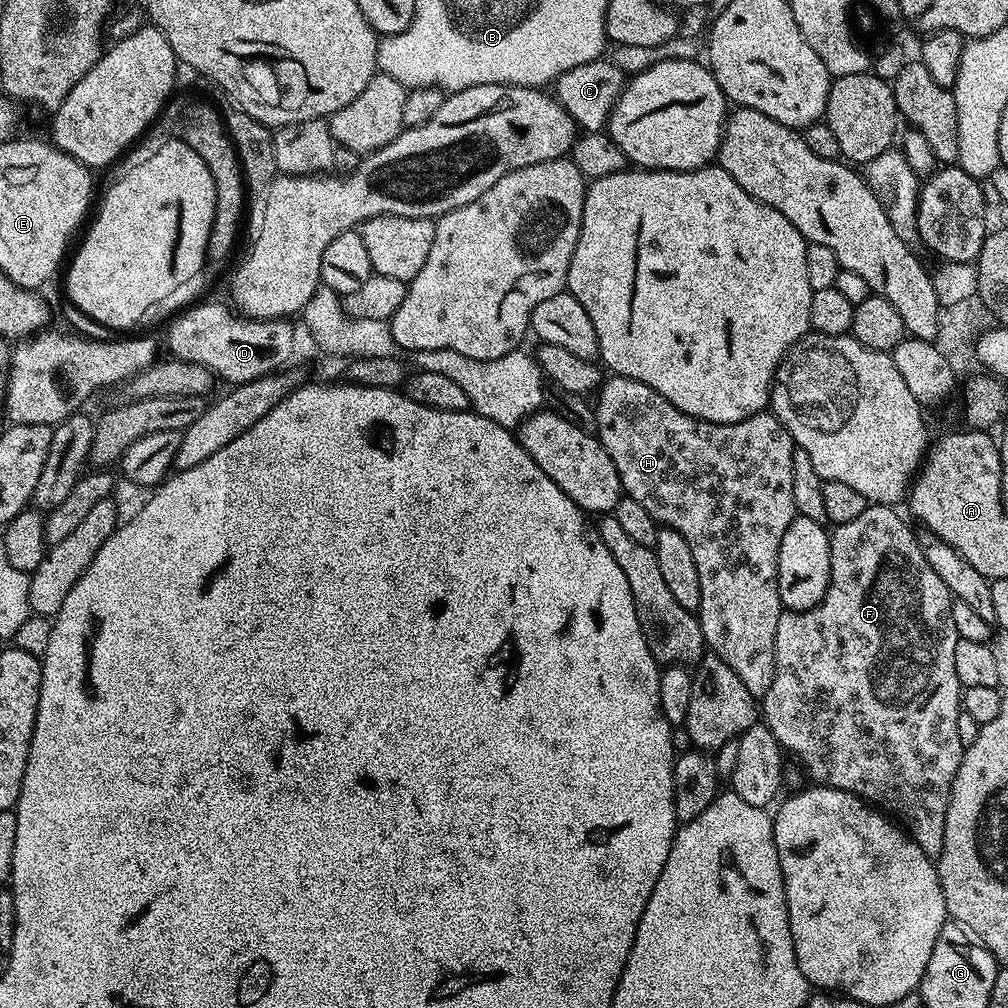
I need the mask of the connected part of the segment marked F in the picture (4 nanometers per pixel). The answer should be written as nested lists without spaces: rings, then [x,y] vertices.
[[[869,503],[868,508],[862,510],[862,514],[858,514],[858,518],[854,518],[850,522],[842,522],[831,529],[828,538],[830,542],[830,582],[828,583],[828,589],[822,598],[822,602],[805,612],[781,611],[780,617],[778,618],[778,634],[774,638],[774,682],[770,682],[770,690],[766,690],[766,694],[762,697],[762,720],[774,734],[774,738],[780,744],[781,749],[788,754],[793,752],[800,759],[801,766],[808,771],[808,776],[812,779],[809,781],[815,782],[817,785],[825,788],[837,788],[843,792],[849,792],[850,794],[859,796],[861,800],[875,806],[879,811],[887,814],[889,817],[895,818],[902,825],[904,831],[915,840],[919,848],[935,862],[940,859],[940,855],[942,854],[942,838],[946,834],[946,810],[950,802],[950,790],[952,789],[954,778],[958,774],[958,766],[962,762],[966,747],[962,742],[962,738],[958,738],[958,714],[962,711],[962,689],[958,682],[958,674],[954,671],[954,646],[958,639],[956,627],[954,626],[954,618],[952,617],[952,602],[954,597],[946,586],[946,582],[942,582],[942,578],[938,578],[938,574],[934,574],[934,569],[930,567],[930,562],[926,562],[926,554],[922,554],[917,533],[915,531],[912,533],[911,526],[896,511],[897,509],[895,507],[886,504]]]

